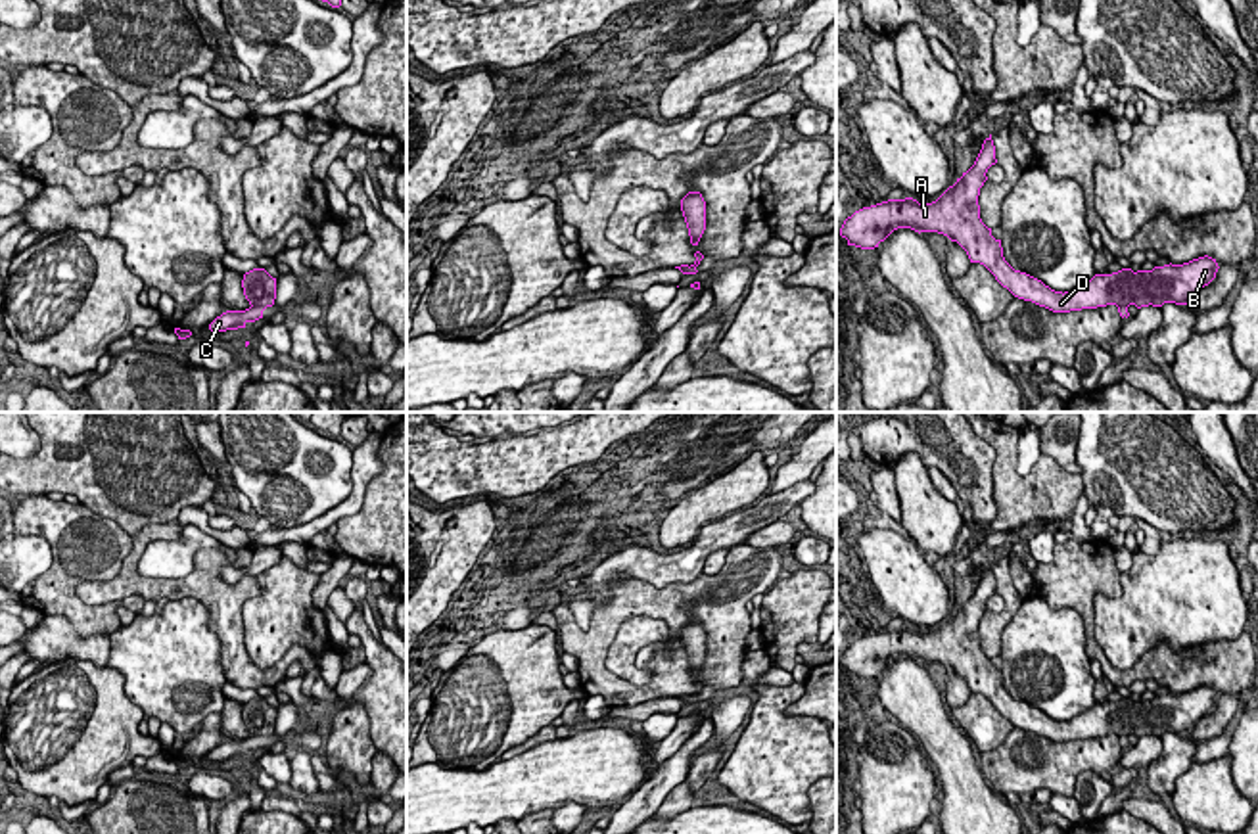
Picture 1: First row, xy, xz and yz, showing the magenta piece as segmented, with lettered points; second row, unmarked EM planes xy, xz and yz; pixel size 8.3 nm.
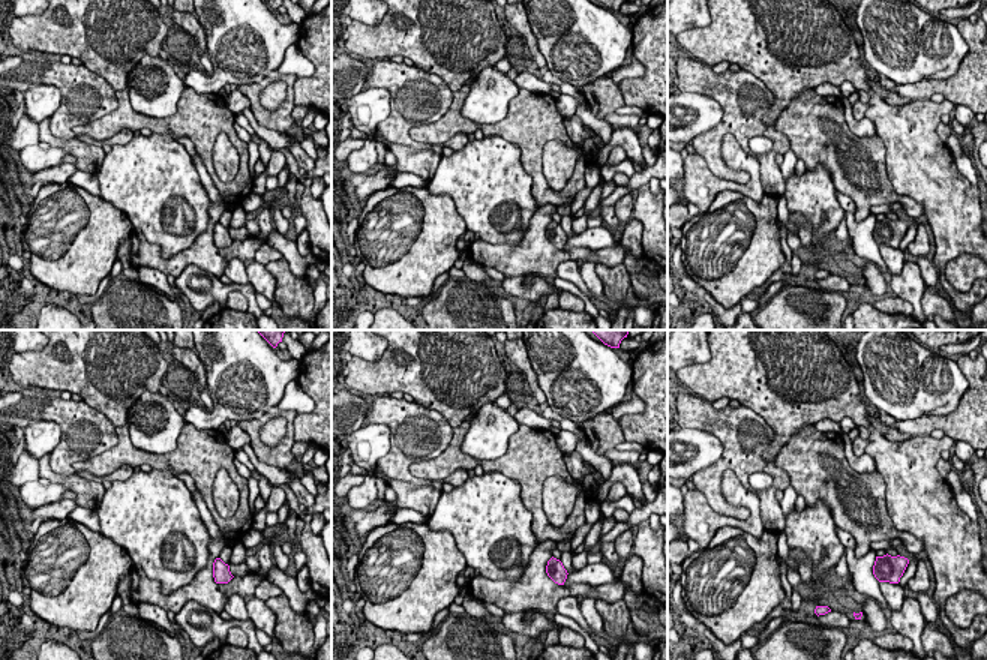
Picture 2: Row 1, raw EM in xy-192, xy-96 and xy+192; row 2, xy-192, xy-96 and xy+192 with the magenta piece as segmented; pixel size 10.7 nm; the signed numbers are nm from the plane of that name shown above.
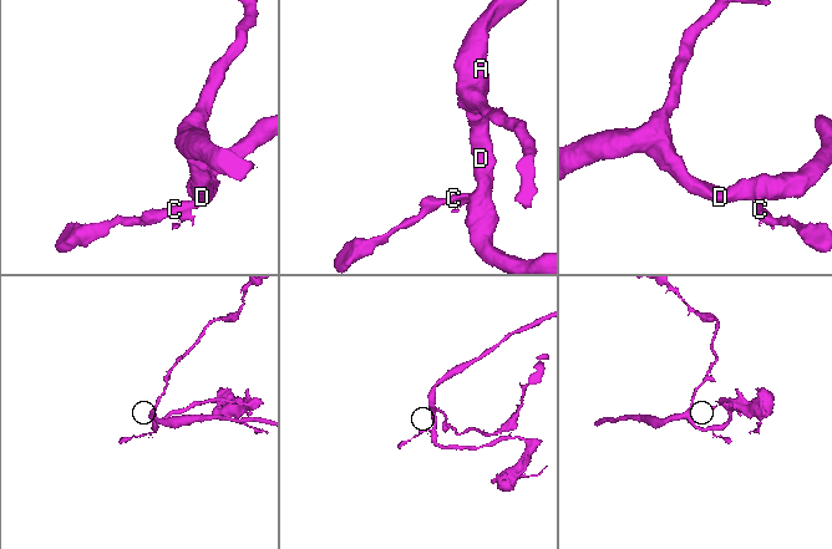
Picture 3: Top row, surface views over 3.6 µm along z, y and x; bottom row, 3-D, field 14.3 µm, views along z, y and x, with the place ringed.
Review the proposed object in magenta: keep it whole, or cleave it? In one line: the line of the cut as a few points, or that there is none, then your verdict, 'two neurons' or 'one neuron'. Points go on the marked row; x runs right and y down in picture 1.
cut in xy along (252, 305), (265, 307); two neurons

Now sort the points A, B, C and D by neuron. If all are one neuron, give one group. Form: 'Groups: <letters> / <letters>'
Groups: A B D / C

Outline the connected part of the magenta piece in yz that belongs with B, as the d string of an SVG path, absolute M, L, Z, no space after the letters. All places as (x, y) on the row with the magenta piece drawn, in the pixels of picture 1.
M990 134L974 165L936 201L922 205L905 197L863 207L844 220L840 236L848 240L848 245L874 249L897 228L944 234L967 251L970 263L984 265L1014 297L1053 313L1107 305L1118 309L1130 305L1137 309L1162 307L1164 303L1187 305L1216 278L1220 266L1216 259L1204 255L1183 265L1170 263L1153 270L1122 268L1112 274L1095 274L1064 293L1051 290L1041 280L1014 270L1003 257L1001 240L995 240L991 228L980 219L980 188L988 180L988 169L995 163L995 146Z

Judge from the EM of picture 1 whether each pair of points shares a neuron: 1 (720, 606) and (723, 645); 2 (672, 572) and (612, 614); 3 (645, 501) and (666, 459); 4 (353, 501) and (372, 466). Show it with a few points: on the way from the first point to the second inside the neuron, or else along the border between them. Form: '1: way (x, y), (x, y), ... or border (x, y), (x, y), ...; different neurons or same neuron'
1: way (723, 616), (723, 635); same neuron
2: border (697, 578), (654, 587), (620, 576), (608, 597); different neurons
3: way (645, 489), (645, 478), (654, 468); same neuron
4: way (357, 493), (365, 474); same neuron

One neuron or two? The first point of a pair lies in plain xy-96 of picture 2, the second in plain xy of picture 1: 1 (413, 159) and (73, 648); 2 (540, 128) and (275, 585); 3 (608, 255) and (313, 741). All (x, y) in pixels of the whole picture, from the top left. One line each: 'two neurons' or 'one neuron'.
1: one neuron
2: two neurons
3: two neurons

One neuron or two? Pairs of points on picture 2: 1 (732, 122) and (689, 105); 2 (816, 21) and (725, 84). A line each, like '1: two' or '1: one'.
1: two
2: two

